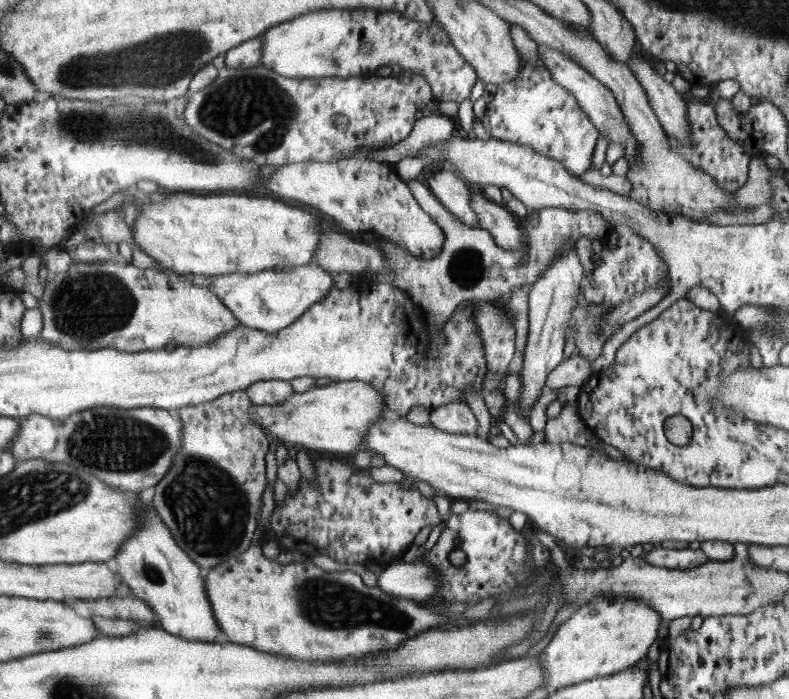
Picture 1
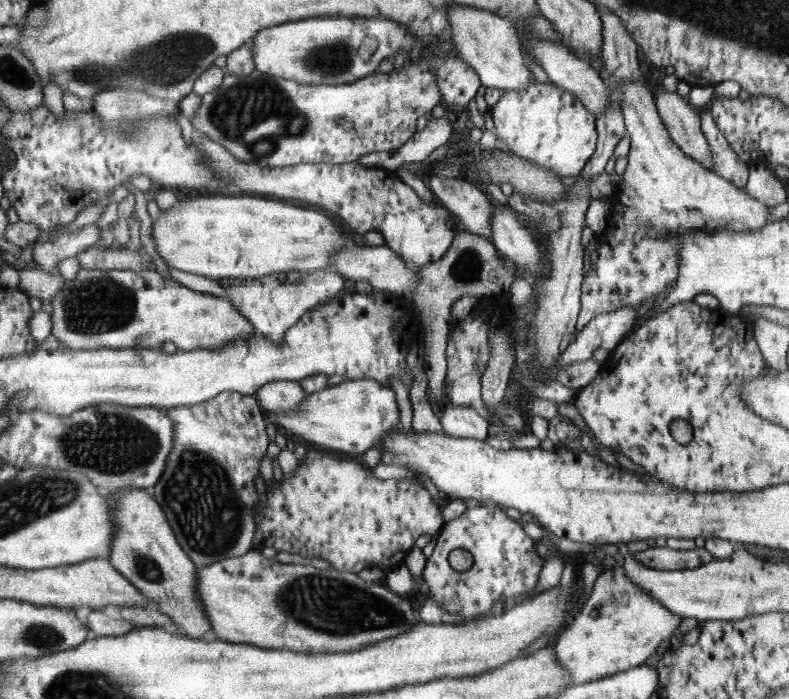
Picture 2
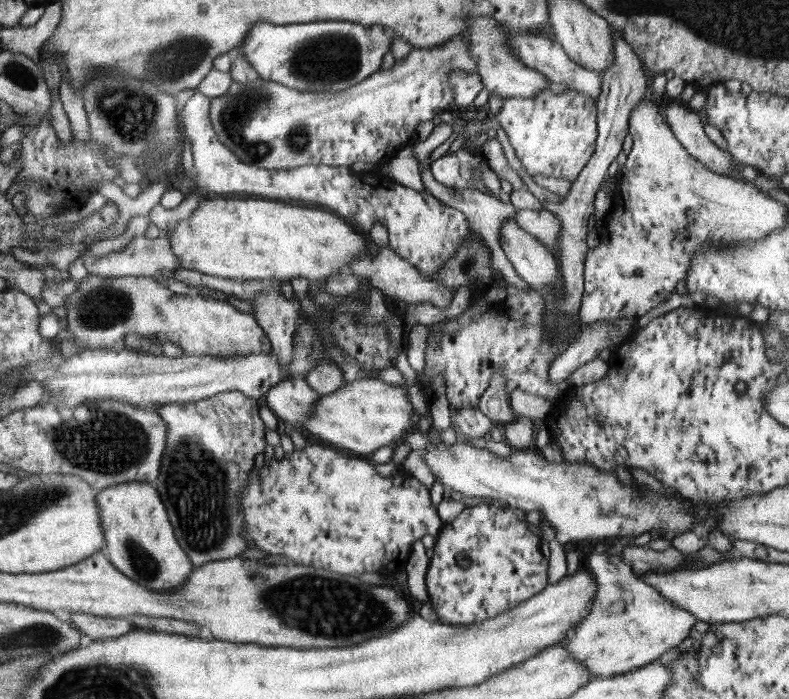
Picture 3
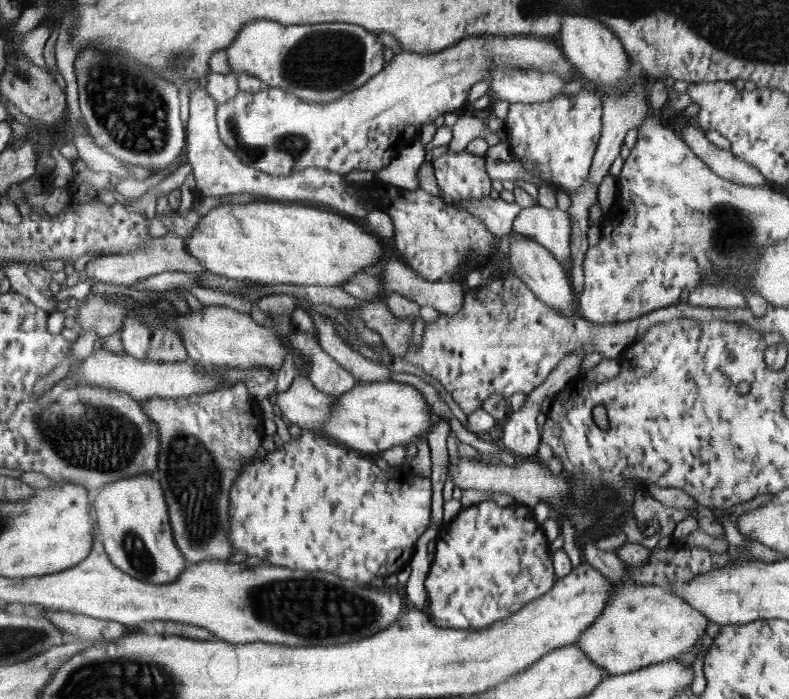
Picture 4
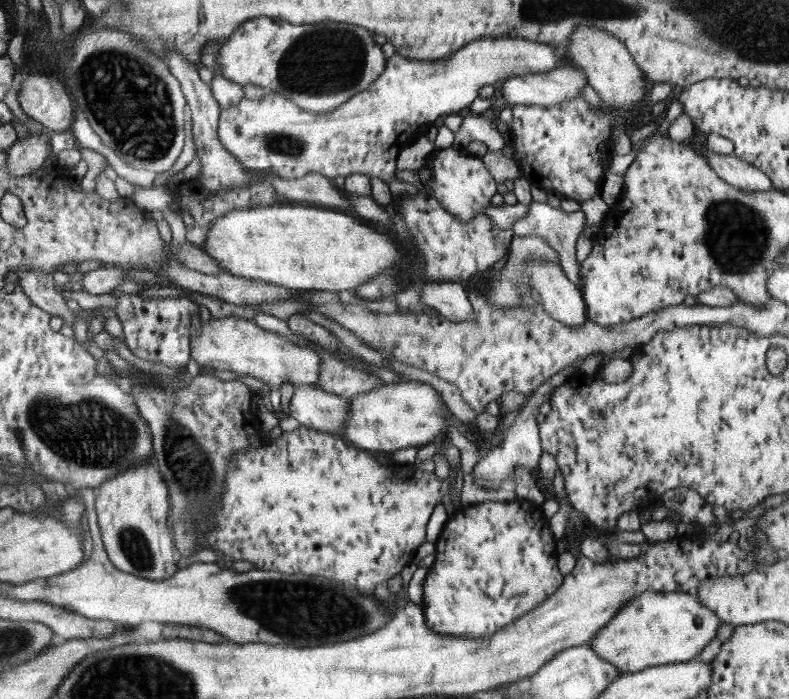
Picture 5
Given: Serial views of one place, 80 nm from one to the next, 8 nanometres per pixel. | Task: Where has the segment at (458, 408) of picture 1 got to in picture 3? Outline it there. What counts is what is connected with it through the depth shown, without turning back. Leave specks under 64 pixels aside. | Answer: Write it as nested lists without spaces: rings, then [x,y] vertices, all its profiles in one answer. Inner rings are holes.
[[[476,409],[455,410],[450,419],[450,426],[454,427],[459,438],[463,435],[468,438],[482,438],[488,432],[498,431],[498,426]]]

